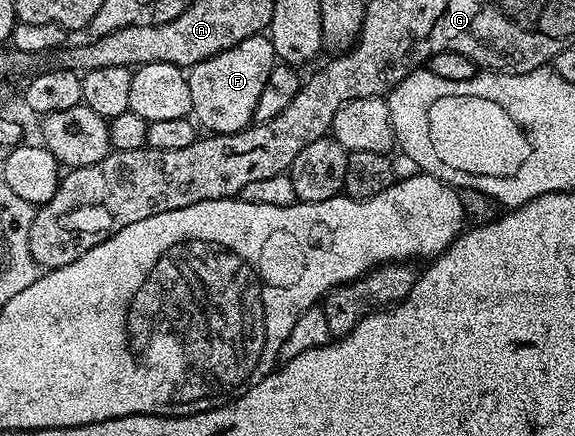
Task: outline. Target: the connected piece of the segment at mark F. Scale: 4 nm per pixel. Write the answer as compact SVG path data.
M261 35L242 39L242 43L191 66L187 70L190 103L192 104L191 116L198 122L199 128L211 131L213 134L237 133L253 124L258 107L258 98L262 95L262 87L266 87L266 79L270 79L270 71L277 63L278 58L272 46L271 36Z

